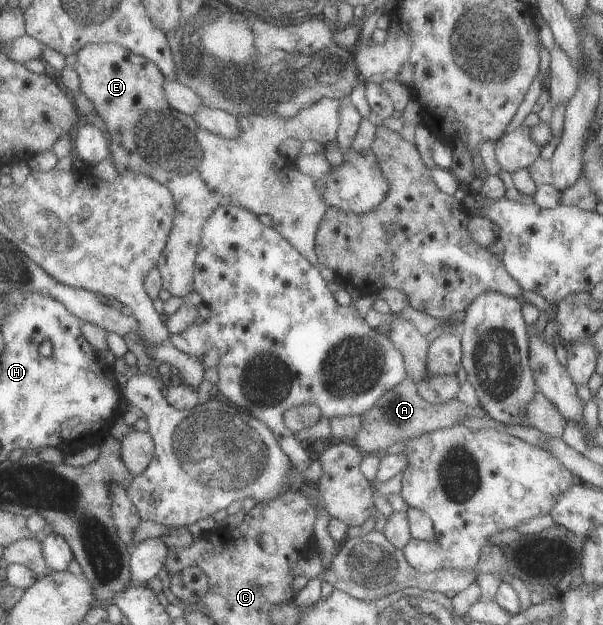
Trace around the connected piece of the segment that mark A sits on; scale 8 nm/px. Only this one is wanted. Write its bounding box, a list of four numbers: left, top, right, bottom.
[356,377,488,454]

